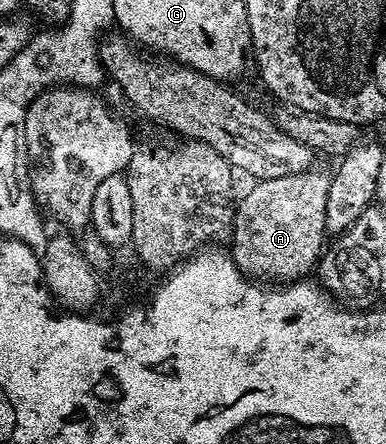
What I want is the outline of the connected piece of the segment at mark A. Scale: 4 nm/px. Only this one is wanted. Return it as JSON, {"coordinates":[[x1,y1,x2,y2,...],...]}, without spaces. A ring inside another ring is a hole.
{"coordinates":[[315,171,255,180,244,196,242,193,229,233,229,255,244,276,256,282,294,282,312,275,329,236,325,226,325,202,331,185,328,173]]}

